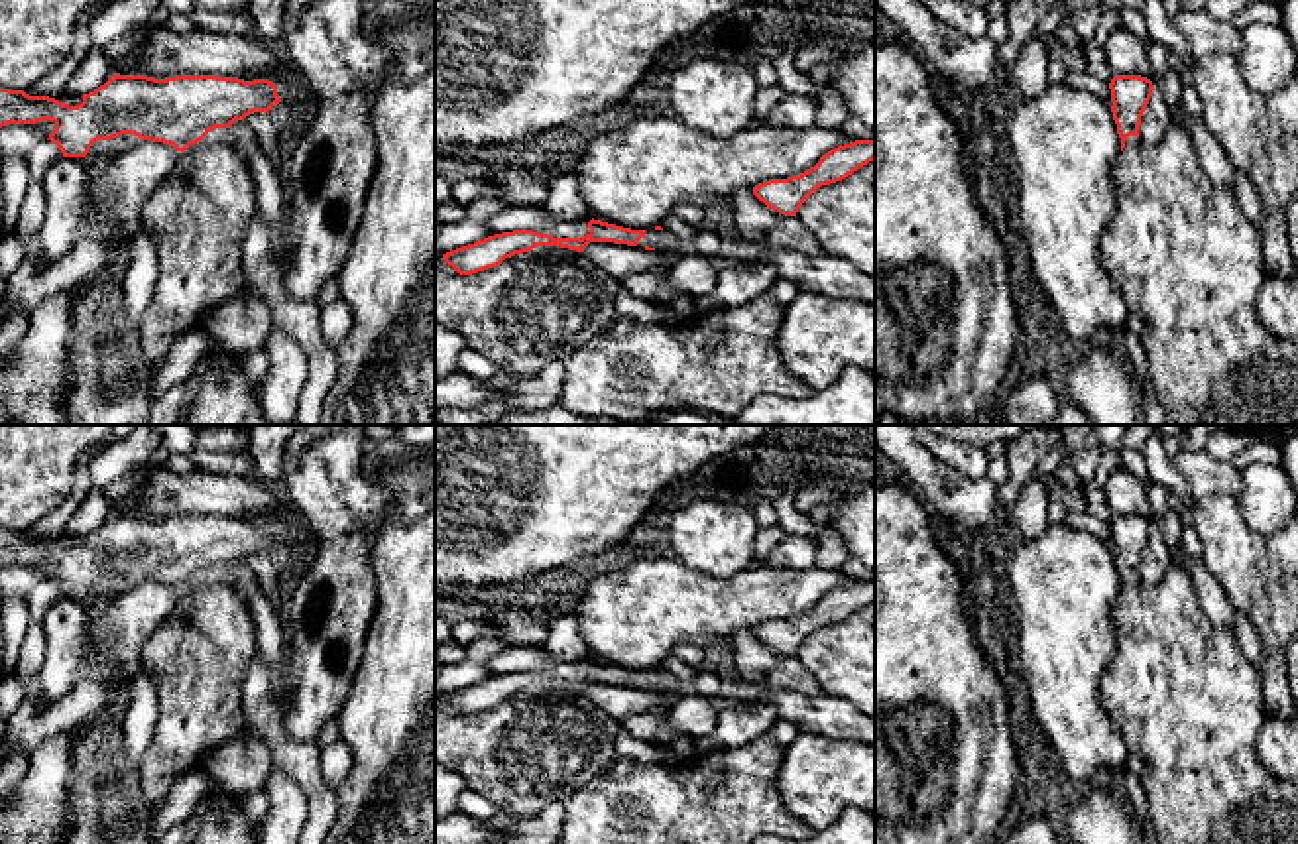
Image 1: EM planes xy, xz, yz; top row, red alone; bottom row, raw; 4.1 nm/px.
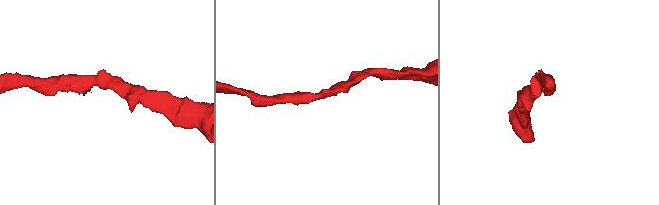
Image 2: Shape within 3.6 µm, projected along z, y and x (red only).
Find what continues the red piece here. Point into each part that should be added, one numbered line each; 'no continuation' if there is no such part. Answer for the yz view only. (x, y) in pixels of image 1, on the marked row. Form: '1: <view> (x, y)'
1: yz (1186, 260)

